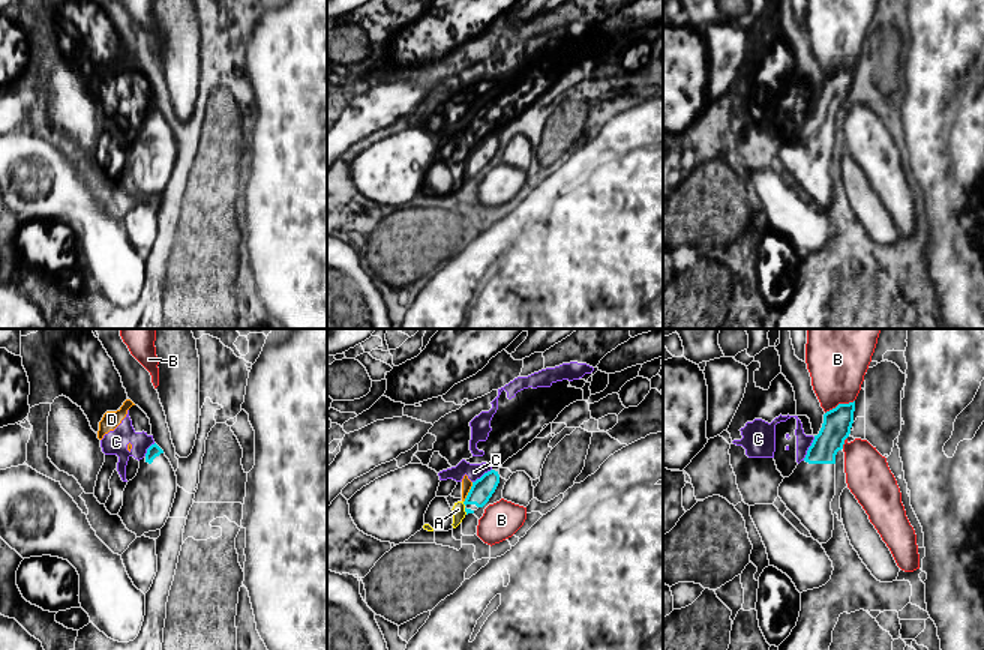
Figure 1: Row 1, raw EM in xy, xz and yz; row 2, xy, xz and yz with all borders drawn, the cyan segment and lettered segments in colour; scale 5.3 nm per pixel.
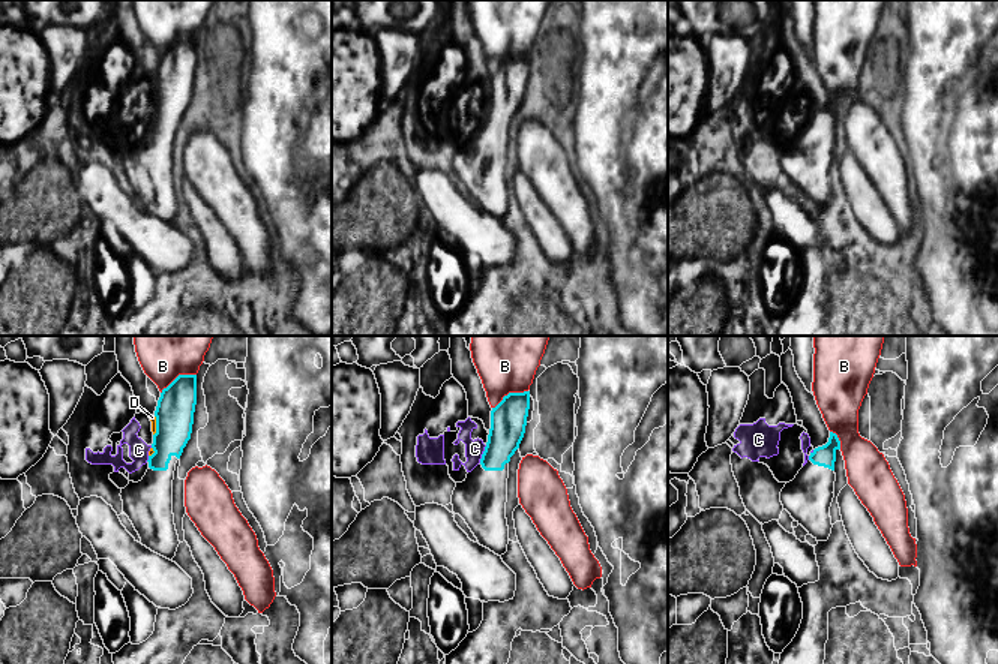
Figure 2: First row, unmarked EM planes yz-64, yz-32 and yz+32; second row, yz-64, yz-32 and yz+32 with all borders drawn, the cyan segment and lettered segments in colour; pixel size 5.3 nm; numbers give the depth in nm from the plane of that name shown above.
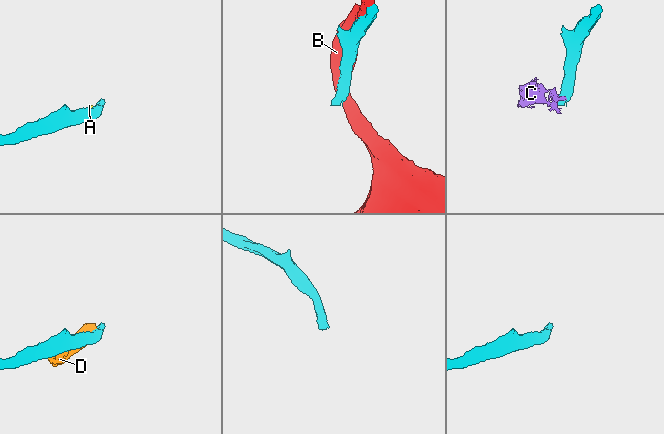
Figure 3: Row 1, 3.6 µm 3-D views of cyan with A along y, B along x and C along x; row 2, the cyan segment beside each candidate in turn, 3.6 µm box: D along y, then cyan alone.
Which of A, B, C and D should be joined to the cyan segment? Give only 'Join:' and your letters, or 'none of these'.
Join: none of these

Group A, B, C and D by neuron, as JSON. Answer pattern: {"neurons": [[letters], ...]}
{"neurons": [["A", "C", "D"], ["B"]]}

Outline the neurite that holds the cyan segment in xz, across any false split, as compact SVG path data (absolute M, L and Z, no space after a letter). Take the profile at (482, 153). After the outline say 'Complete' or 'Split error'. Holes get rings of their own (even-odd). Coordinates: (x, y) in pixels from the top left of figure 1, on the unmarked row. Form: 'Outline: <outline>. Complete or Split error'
Outline: M490 134L472 146L472 150L464 165L466 179L474 177L478 171L483 171L495 156L498 147L500 138L496 134Z. Split error

